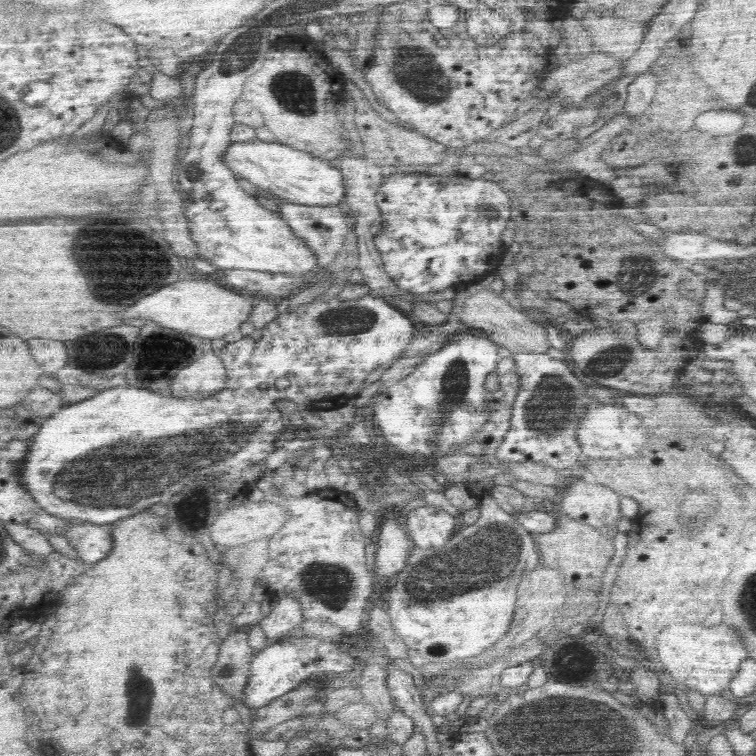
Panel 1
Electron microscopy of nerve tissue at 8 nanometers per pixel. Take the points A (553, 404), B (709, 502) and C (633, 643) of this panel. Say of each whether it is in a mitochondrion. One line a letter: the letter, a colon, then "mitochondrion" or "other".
A: mitochondrion
B: other
C: other

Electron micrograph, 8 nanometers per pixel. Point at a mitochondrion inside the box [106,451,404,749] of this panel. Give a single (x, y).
(138, 686)

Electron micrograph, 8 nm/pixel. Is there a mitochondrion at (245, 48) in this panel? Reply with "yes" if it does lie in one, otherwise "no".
yes

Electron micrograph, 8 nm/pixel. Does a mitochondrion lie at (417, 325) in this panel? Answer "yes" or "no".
no

